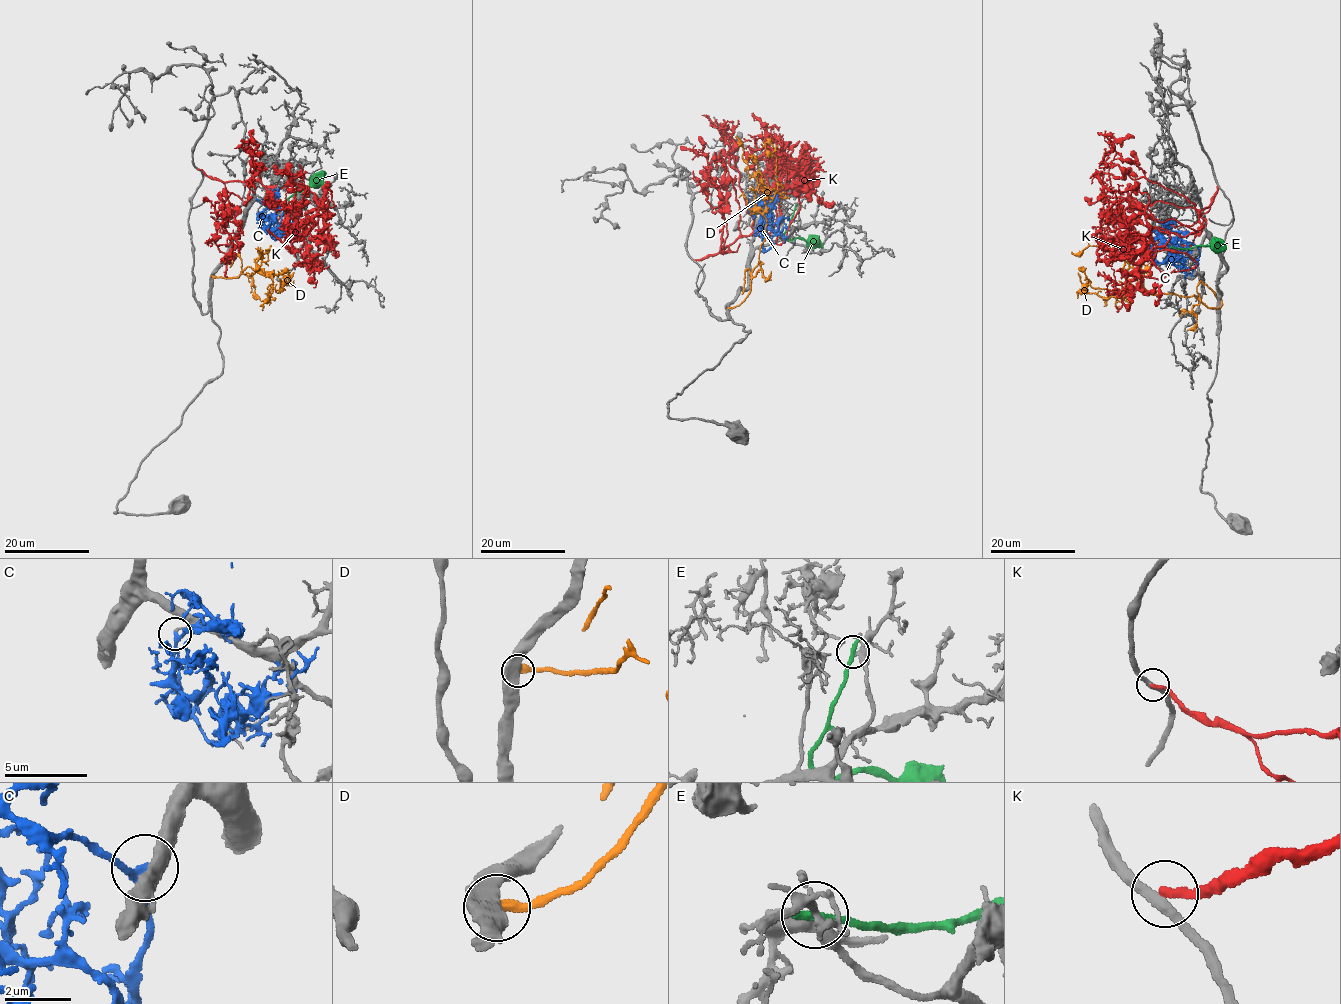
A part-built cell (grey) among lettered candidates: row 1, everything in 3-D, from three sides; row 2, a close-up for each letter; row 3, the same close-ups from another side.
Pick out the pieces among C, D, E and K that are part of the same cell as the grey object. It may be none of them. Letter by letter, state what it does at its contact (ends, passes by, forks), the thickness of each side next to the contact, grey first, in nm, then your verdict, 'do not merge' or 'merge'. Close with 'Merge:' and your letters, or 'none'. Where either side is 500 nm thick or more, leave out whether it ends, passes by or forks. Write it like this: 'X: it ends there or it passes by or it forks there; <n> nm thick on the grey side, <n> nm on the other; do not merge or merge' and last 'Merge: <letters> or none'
C: it passes by; 120 nm thick on the grey side, 170 nm on the other; do not merge
D: it ends there; 400 nm thick on the grey side, 400 nm on the other; do not merge
E: it ends there; 280 nm thick on the grey side, 320 nm on the other; do not merge
K: it ends there; 280 nm thick on the grey side, 260 nm on the other; do not merge
Merge: none

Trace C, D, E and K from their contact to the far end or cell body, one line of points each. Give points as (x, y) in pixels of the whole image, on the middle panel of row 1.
C: (761, 245), (767, 226), (760, 222), (757, 203), (771, 197), (776, 233), (784, 219), (794, 220)
D: (728, 308), (744, 300), (750, 288), (767, 223), (759, 211), (750, 211), (758, 186), (735, 136)
E: (795, 207), (785, 237), (822, 244)
K: (695, 260), (770, 231), (786, 172), (802, 197), (810, 168), (808, 191), (813, 172), (824, 171)

